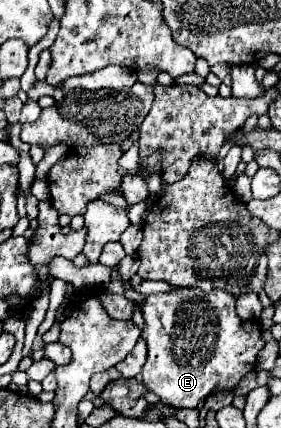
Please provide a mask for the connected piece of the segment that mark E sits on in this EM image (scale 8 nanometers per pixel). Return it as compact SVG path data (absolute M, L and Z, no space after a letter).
M173 287L167 293L149 295L143 305L141 313L145 319L145 327L141 337L147 343L149 357L143 365L143 383L149 391L157 393L163 401L177 407L191 407L195 409L197 403L209 397L213 391L231 391L237 383L257 365L257 353L265 345L261 339L261 325L257 321L245 321L235 313L235 297L221 289L213 289L205 293L203 289L195 287Z

